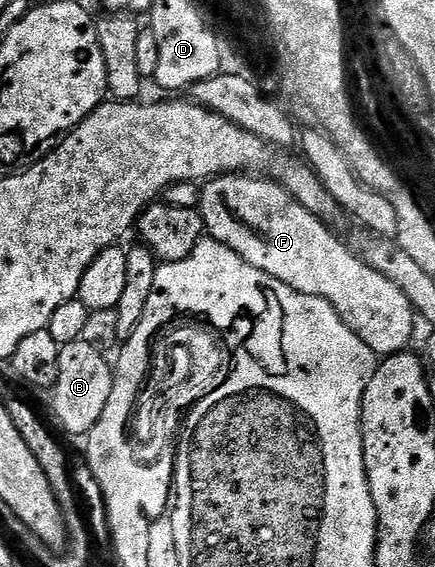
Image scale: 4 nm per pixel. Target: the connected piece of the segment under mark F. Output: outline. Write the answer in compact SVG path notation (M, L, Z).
M226 173L210 178L199 191L199 219L209 230L206 231L208 238L227 245L236 255L243 257L243 261L255 265L255 269L283 281L283 285L291 285L291 289L326 299L339 313L343 325L347 325L347 329L358 335L374 353L392 353L408 344L405 342L413 335L415 312L405 294L387 281L383 273L371 269L353 254L346 244L344 247L325 228L328 226L303 209L303 205L289 196L280 183L257 173Z

